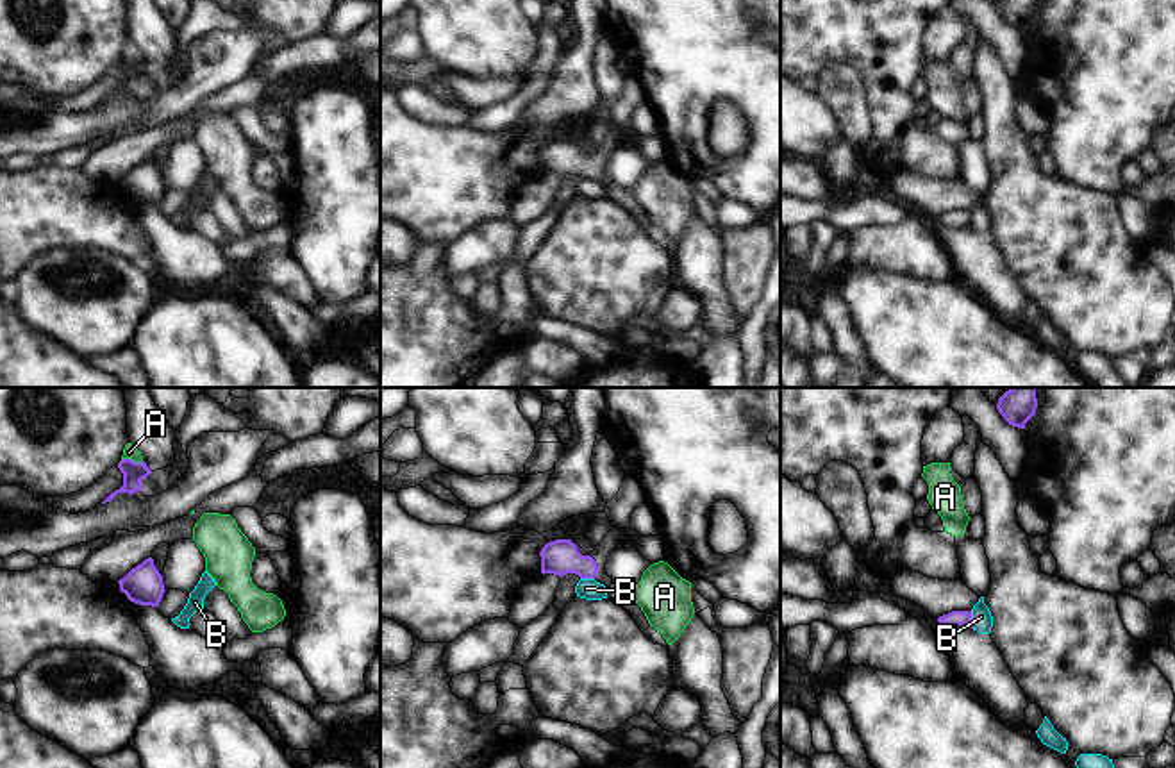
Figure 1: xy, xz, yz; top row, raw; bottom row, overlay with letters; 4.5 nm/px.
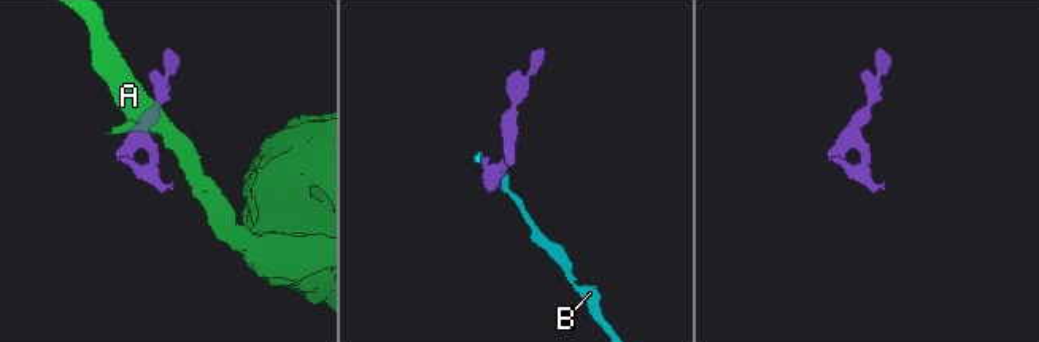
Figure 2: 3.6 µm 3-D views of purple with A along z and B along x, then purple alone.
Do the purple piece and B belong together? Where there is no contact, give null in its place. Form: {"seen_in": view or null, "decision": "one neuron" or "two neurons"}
{"seen_in": "yz", "decision": "two neurons"}

